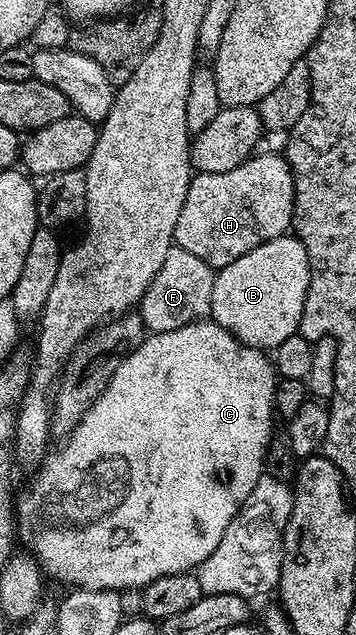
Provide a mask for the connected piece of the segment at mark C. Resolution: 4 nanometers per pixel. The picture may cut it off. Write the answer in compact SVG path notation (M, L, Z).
M212 318L179 326L179 330L146 335L140 346L117 367L107 390L103 390L87 414L83 414L79 426L75 426L73 433L62 443L65 445L62 448L54 447L36 469L33 500L37 503L37 533L33 536L31 550L42 573L48 579L50 576L61 584L70 584L68 587L73 590L86 588L121 592L126 588L143 589L155 582L155 578L163 578L167 574L193 572L204 560L211 558L215 546L219 546L223 534L227 534L227 526L231 526L251 490L255 490L255 482L259 482L266 471L265 451L269 448L269 431L275 421L273 395L278 379L274 361L262 349L245 345Z

